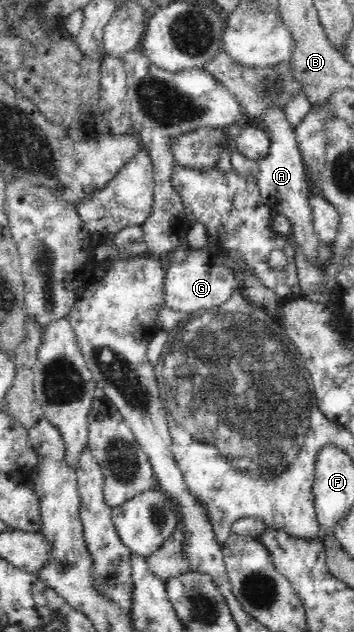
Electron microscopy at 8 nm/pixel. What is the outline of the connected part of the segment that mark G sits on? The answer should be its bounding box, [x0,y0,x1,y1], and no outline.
[165,250,241,315]

